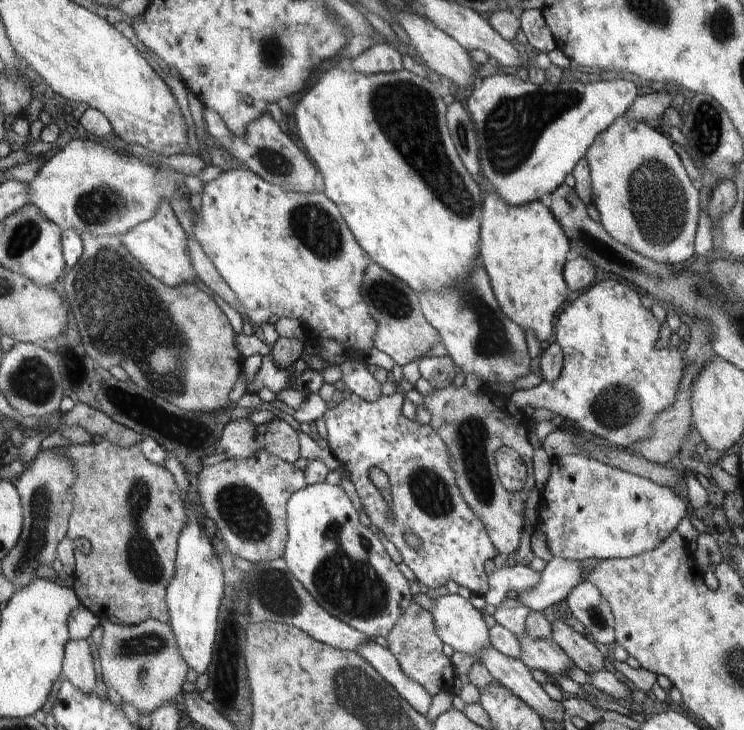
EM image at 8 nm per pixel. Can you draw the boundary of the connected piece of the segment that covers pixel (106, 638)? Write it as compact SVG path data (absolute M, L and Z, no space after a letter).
M101 619L102 644L98 648L104 682L114 688L124 702L136 706L138 713L152 714L168 701L176 701L189 671L177 647L170 623L146 619L139 625L124 627Z

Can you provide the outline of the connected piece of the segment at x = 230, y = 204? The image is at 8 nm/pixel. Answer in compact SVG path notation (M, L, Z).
M241 168L224 171L217 180L206 183L202 193L188 199L197 241L239 298L254 327L269 322L270 316L297 318L306 333L309 331L307 342L322 348L324 340L335 340L343 347L344 359L365 362L367 350L375 347L379 330L361 295L370 258L358 244L340 209L324 192L290 192L266 182L248 168Z

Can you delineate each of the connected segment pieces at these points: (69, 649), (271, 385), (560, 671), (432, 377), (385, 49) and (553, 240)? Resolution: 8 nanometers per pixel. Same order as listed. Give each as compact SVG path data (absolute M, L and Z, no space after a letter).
M70 639L65 646L63 660L63 678L75 684L82 692L94 691L96 686L96 672L92 648L84 639Z
M270 354L263 356L261 367L254 374L254 380L248 383L246 388L252 394L257 394L260 388L268 388L277 394L284 388L286 389L293 372L293 368L288 371L279 369Z
M525 632L516 635L520 645L520 660L532 671L540 669L552 679L567 674L572 662L570 657L552 639L532 638Z
M426 355L418 360L421 377L428 380L434 389L445 389L452 385L456 374L463 370L449 357L431 357Z
M382 42L360 56L352 56L350 66L364 76L395 73L403 68L402 54L389 43Z
M492 188L483 198L483 217L480 222L479 258L488 273L492 290L504 314L524 330L533 330L538 340L548 340L554 334L554 318L562 310L568 296L568 285L563 277L566 254L571 249L559 221L540 201L520 206L506 204Z

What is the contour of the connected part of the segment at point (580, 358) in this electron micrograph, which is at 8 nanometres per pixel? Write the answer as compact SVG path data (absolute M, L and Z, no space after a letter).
M608 278L608 280L594 283L590 288L586 289L574 300L574 302L572 302L572 304L570 304L570 306L565 308L562 314L560 314L560 317L558 317L556 338L557 343L563 350L563 369L560 376L555 381L543 381L538 386L531 389L514 391L510 398L510 403L518 408L531 406L534 409L544 408L546 412L560 414L560 416L563 416L566 420L574 422L579 431L582 431L586 436L591 436L597 441L605 442L615 448L626 450L634 443L639 443L640 441L648 439L653 434L653 423L655 422L656 417L662 411L670 408L673 405L673 402L677 399L676 393L678 392L678 387L683 379L687 362L685 361L685 348L681 349L681 347L675 347L671 344L663 349L656 347L658 336L660 336L661 325L658 323L658 320L652 311L642 305L642 302L640 301L641 296L639 289L619 278L612 278L612 280Z

